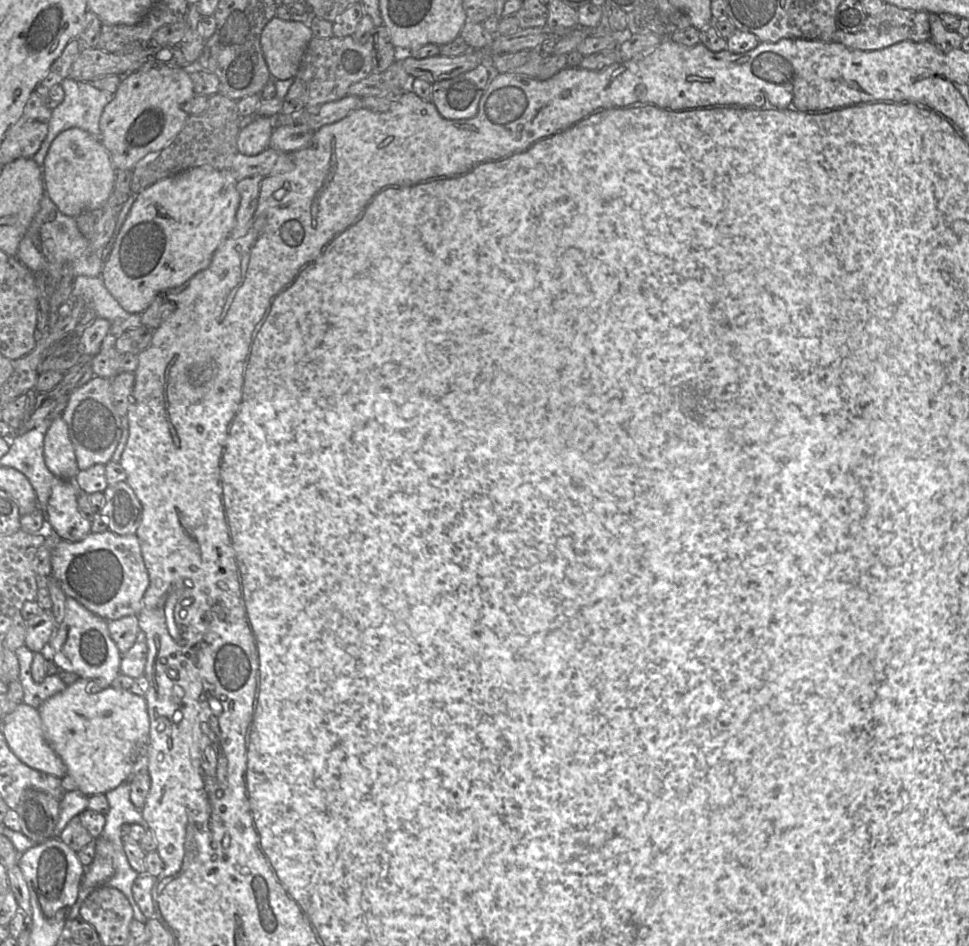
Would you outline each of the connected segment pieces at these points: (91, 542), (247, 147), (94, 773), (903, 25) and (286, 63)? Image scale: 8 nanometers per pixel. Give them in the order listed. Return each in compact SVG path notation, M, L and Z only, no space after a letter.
M108 529L103 533L90 533L77 542L60 541L52 551L51 576L59 583L67 597L75 599L87 610L105 620L120 619L128 615L137 616L150 583L136 534L122 536Z
M257 116L249 125L240 129L237 138L238 151L245 155L256 155L269 147L276 124L270 117Z
M78 678L64 691L45 700L37 710L46 740L65 764L67 775L73 777L78 789L86 796L106 794L128 782L138 756L144 748L147 749L150 720L146 699L130 690L117 689L112 685L102 689L93 680Z
M885 4L882 12L874 16L867 16L859 31L849 33L837 29L832 41L841 43L852 50L861 51L878 50L905 40L927 41L931 37L929 14L926 11L901 9L891 4Z
M274 16L263 28L260 44L271 78L294 78L313 37L309 26Z

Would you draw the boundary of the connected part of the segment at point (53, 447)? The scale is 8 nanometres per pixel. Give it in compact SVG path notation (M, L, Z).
M62 415L56 416L44 438L44 461L49 471L59 479L74 481L79 472L68 426Z

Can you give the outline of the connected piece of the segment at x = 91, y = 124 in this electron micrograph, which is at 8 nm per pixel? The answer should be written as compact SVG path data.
M68 77L65 78L60 85L64 90L64 99L60 104L53 107L52 116L48 126L48 133L41 143L38 151L32 157L35 163L41 167L41 169L43 168L45 156L52 141L64 130L70 128L80 128L100 141L100 117L104 107L113 99L114 96L108 91L95 88L89 82L76 81Z

